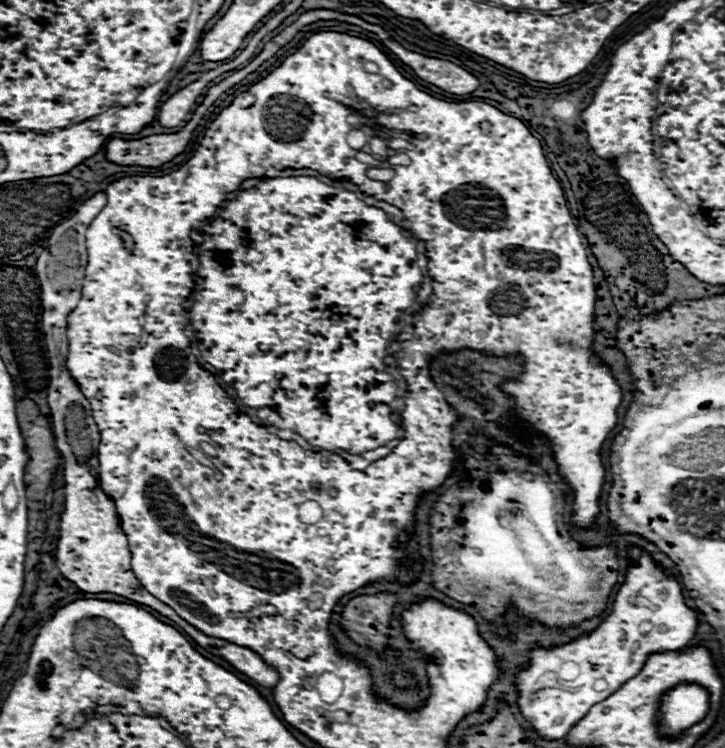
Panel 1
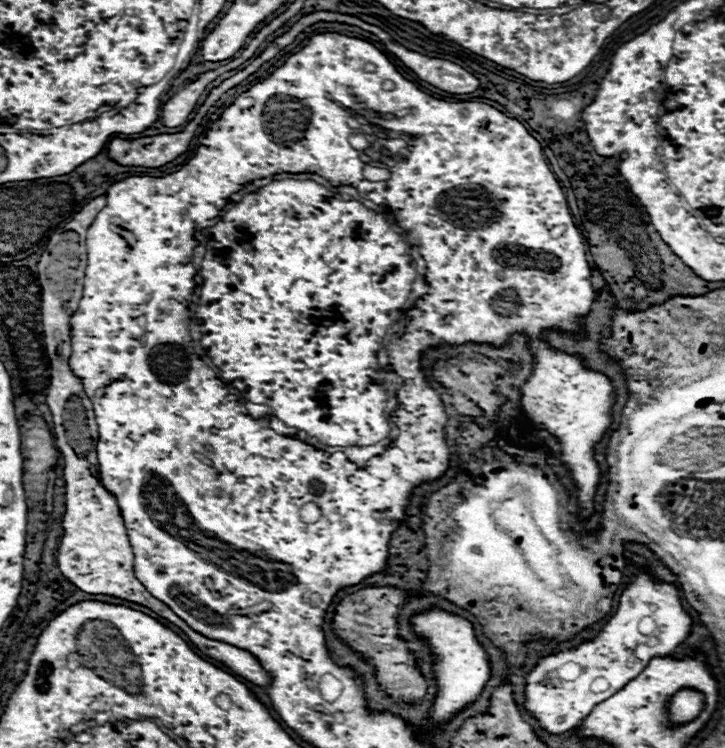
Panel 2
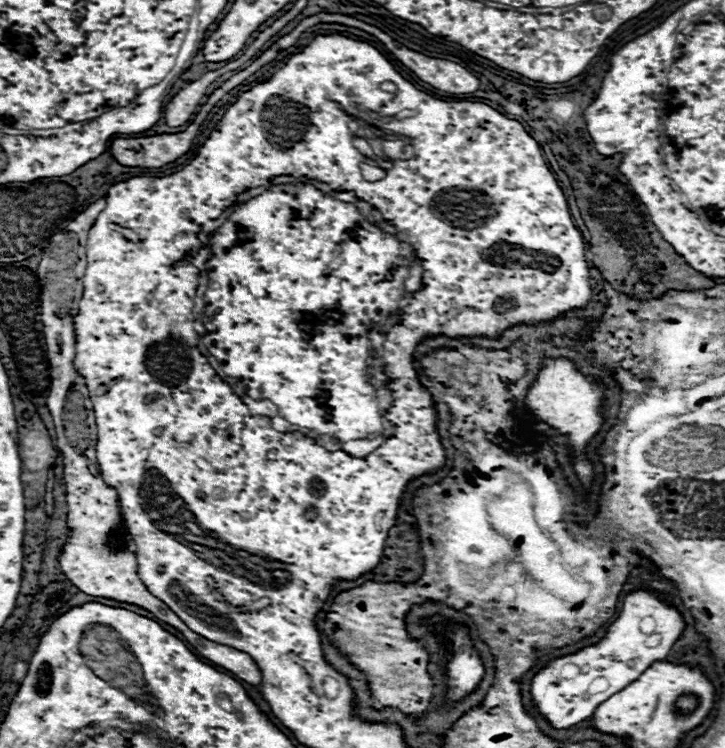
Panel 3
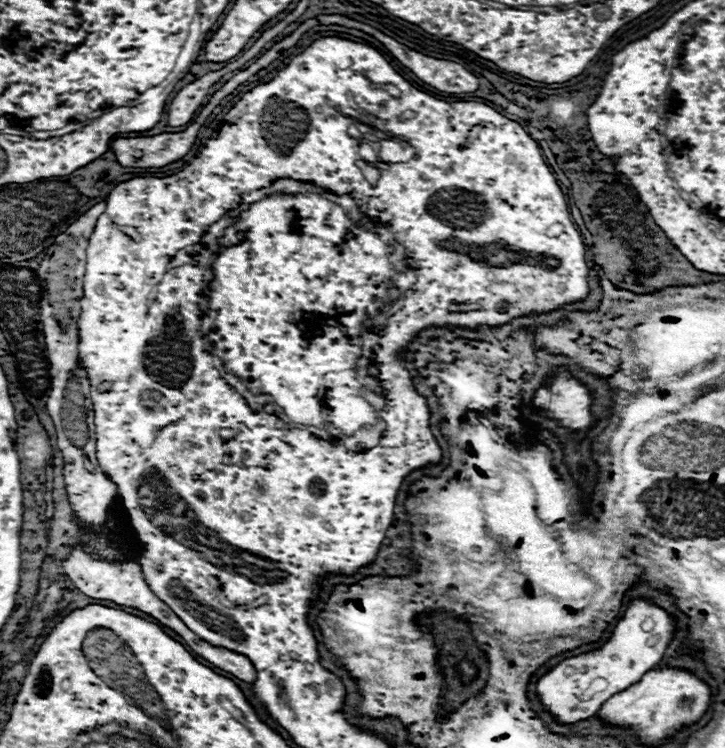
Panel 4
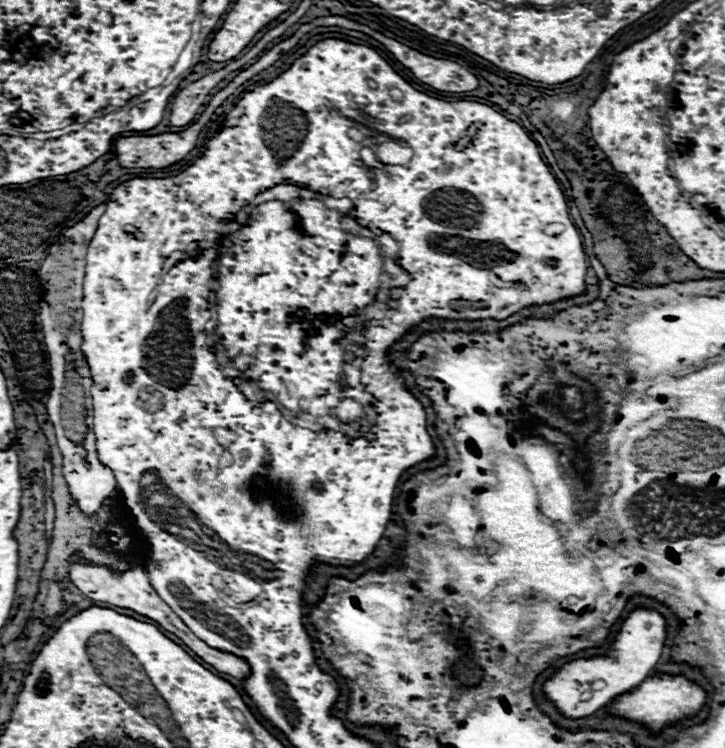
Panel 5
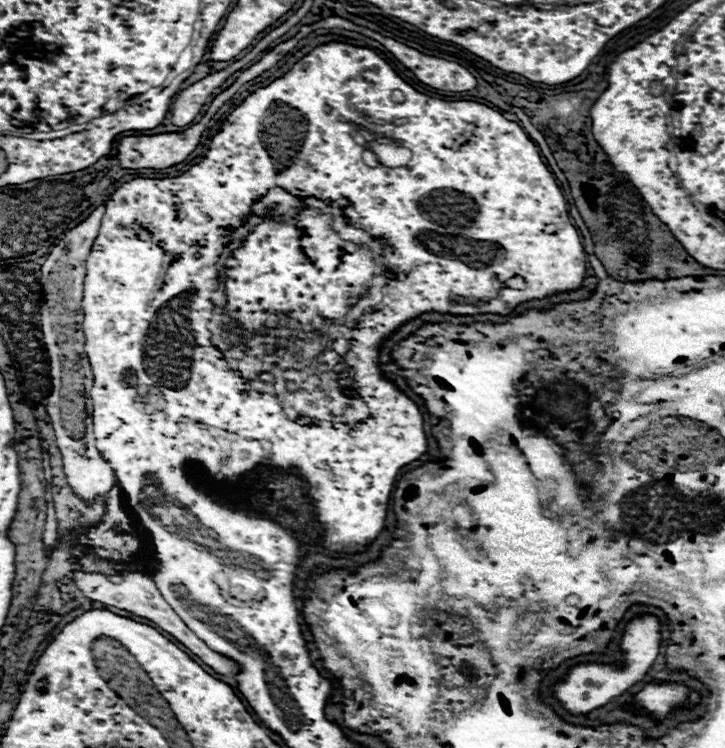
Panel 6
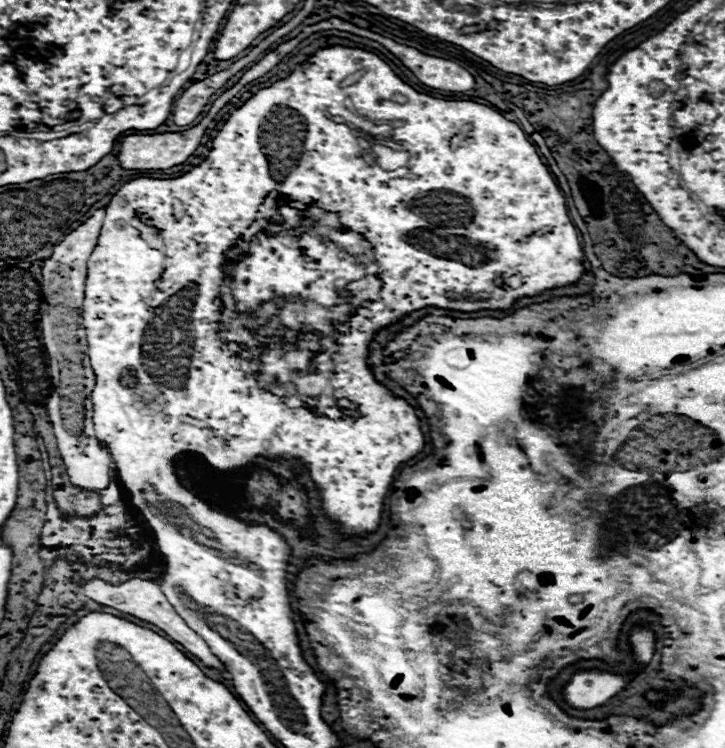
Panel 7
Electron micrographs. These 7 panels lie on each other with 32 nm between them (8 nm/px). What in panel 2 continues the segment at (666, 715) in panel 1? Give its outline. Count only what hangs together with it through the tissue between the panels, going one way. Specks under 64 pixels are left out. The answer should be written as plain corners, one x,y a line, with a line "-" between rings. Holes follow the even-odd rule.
684,690
678,692
672,698
670,704
670,712
672,712
672,720
674,722
688,722
694,716
698,716
698,712
702,710
702,694
696,690

